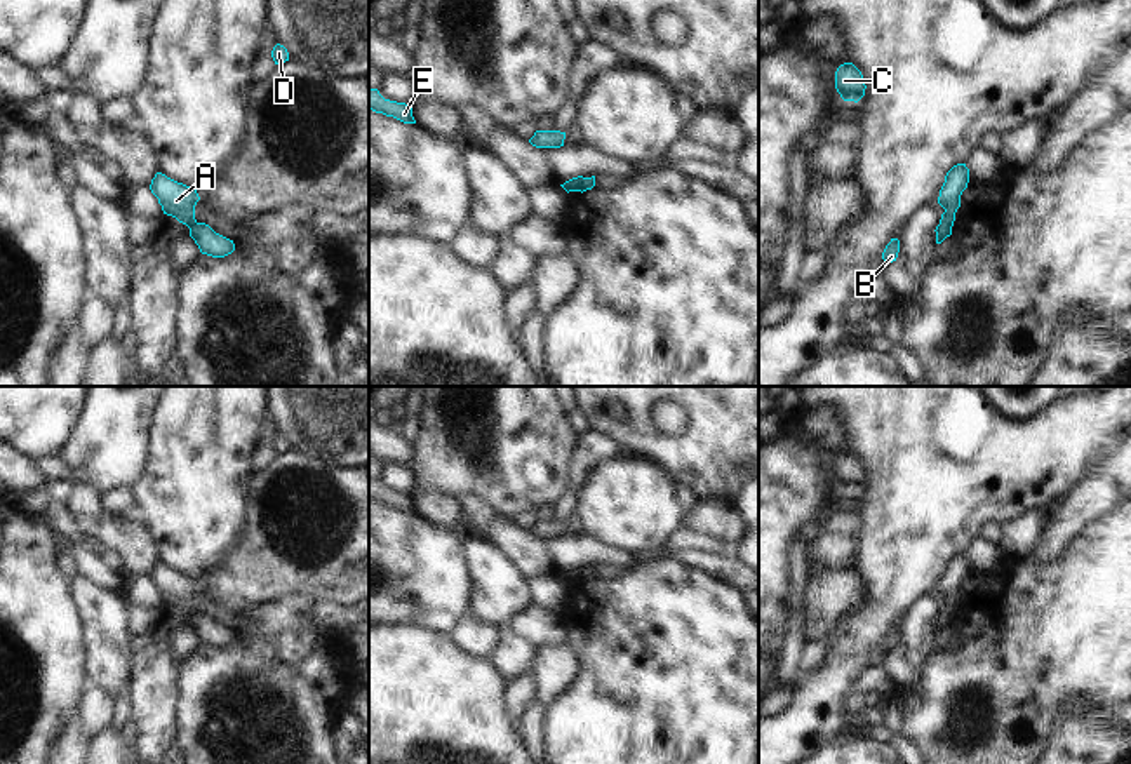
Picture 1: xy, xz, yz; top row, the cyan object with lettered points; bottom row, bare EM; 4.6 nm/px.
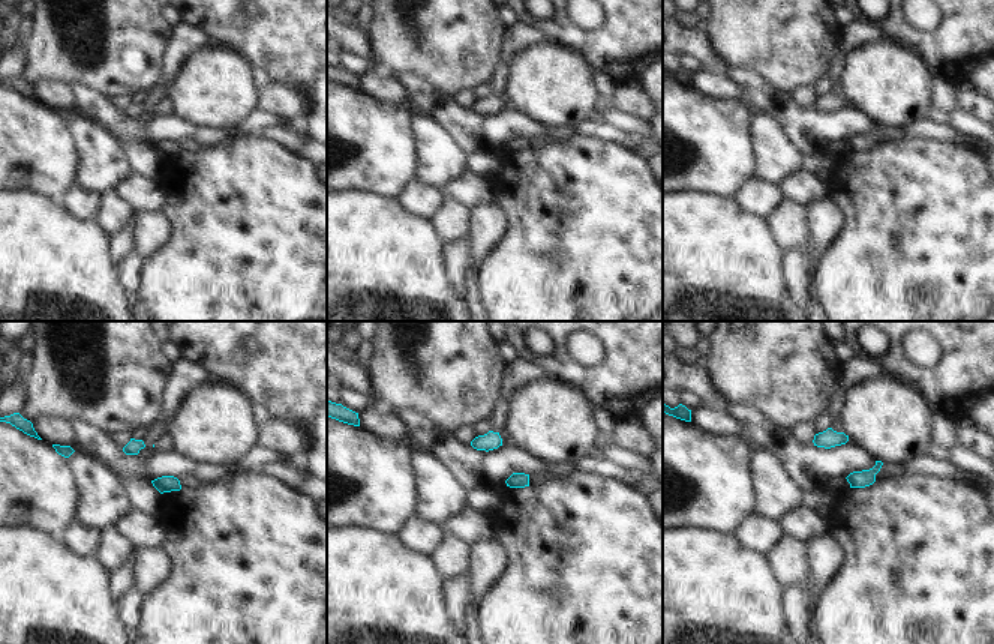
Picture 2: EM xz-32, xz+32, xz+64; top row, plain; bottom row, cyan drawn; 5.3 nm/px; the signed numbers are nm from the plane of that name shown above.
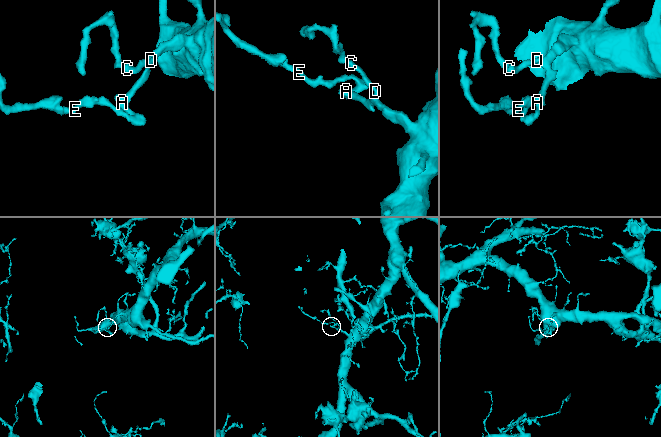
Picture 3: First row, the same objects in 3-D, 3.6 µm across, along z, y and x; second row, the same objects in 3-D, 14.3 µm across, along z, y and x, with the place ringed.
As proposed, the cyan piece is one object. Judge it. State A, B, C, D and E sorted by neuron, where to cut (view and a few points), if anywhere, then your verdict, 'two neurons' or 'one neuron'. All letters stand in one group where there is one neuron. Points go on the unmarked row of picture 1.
A B C D E; no cut; one neuron

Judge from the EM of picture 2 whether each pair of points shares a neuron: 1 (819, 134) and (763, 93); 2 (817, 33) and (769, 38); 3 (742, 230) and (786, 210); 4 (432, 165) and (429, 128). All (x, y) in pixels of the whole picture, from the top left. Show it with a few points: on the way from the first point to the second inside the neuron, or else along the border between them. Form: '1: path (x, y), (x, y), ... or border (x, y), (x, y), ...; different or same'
1: path (804, 126), (786, 113), (772, 108); same
2: path (805, 33), (781, 33); same
3: border (763, 218), (774, 242), (781, 249); different
4: path (432, 156), (431, 137); same

